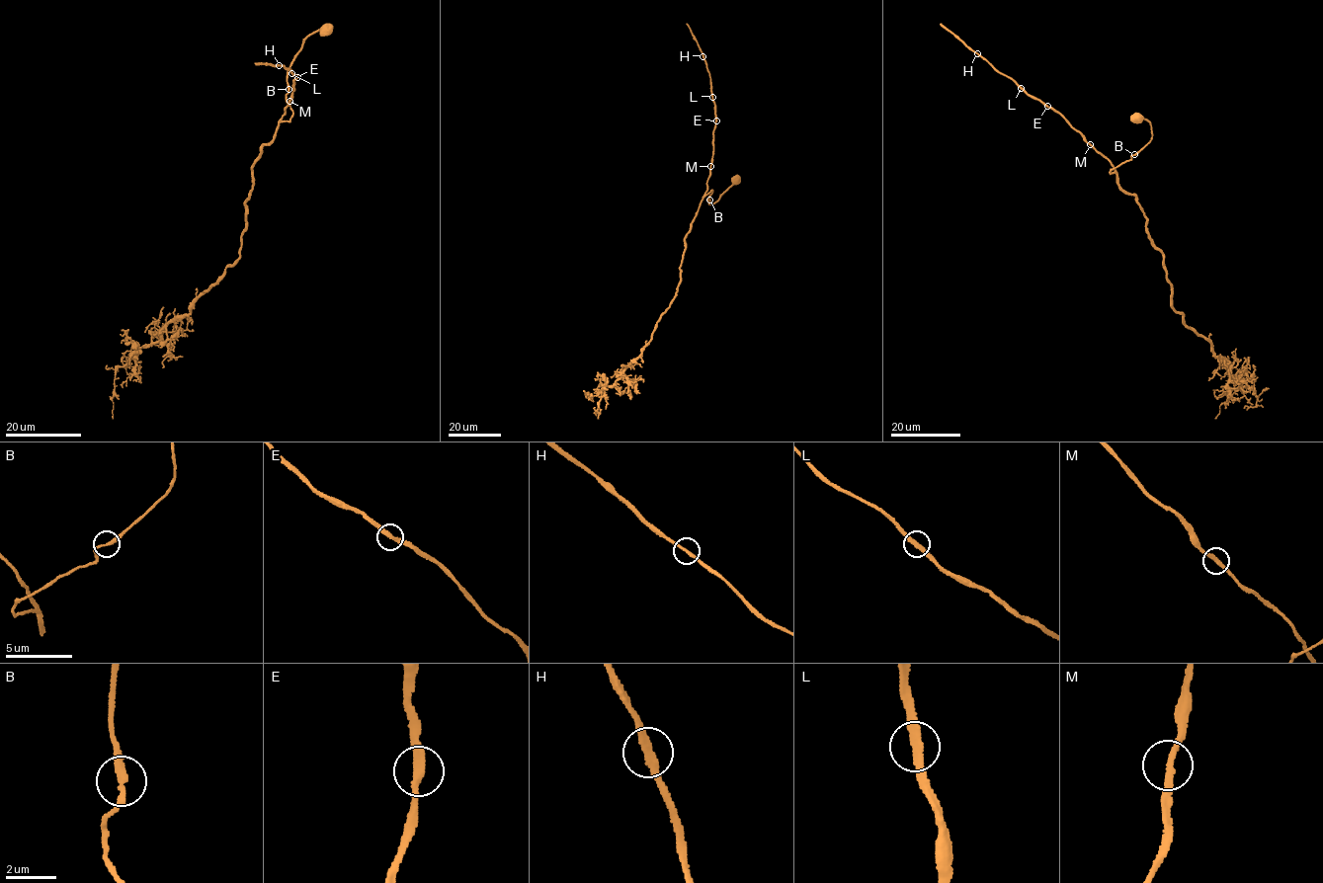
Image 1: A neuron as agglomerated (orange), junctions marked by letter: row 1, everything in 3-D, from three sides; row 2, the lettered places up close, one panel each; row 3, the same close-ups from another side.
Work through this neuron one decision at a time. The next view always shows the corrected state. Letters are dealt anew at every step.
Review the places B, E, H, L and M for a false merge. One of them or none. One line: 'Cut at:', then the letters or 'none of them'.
Cut at: none of them

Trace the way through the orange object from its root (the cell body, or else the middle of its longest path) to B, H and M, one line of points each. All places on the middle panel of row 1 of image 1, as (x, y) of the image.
B: (736, 179), (714, 203), (709, 204), (709, 200)
H: (736, 179), (714, 203), (708, 203), (712, 191), (704, 194), (712, 154), (715, 105), (702, 55)
M: (736, 179), (714, 203), (709, 204), (708, 198), (712, 191), (704, 194), (710, 166)

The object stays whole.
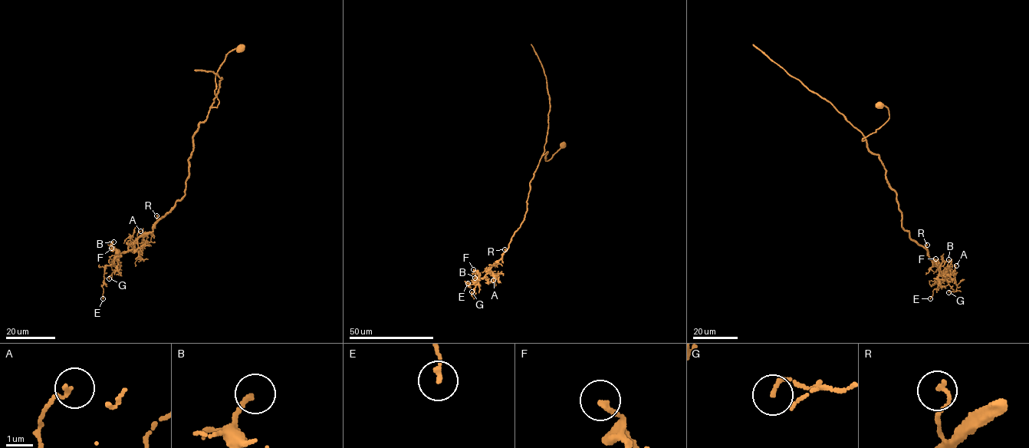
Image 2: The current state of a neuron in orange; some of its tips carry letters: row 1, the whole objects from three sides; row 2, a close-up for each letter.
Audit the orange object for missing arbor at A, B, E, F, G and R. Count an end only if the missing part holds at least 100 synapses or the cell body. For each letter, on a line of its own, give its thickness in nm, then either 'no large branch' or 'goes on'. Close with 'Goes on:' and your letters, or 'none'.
A: calibre 130 nm; no large branch
B: calibre 180 nm; no large branch
E: calibre 150 nm; no large branch
F: calibre 240 nm; no large branch
G: calibre 120 nm; no large branch
R: calibre 150 nm; no large branch
Goes on: none

